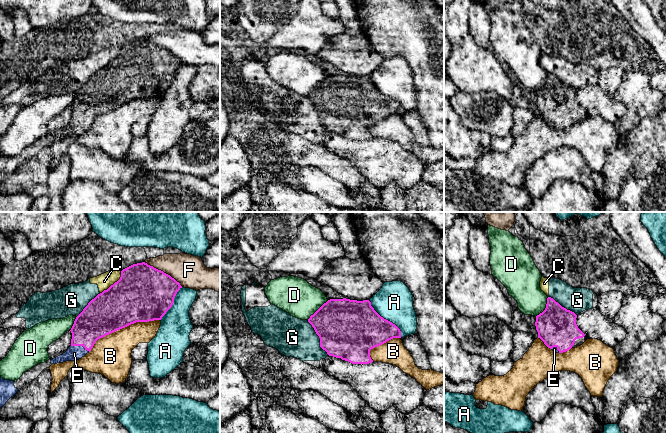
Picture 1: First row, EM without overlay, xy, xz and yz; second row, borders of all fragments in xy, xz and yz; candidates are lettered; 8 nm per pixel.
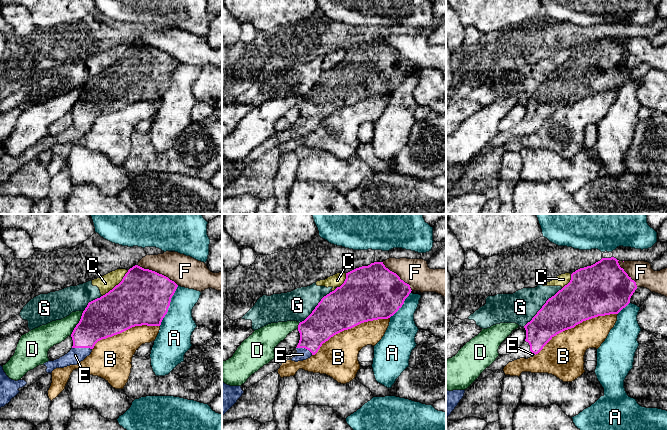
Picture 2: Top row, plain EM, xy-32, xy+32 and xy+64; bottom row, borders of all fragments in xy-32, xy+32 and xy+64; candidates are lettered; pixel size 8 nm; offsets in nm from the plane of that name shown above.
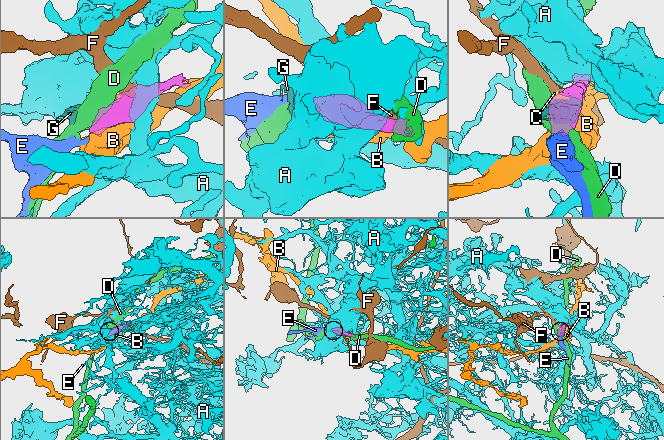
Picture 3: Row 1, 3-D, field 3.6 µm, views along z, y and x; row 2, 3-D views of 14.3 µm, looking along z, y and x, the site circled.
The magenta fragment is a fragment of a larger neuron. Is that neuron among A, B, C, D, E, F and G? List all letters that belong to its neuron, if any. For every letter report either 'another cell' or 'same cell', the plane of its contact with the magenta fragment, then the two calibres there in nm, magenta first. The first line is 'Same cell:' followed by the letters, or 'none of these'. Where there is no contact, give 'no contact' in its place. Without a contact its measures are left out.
Same cell: E
A: another cell; contact in xz; calibres 400 and 300 nm
B: another cell; contact in xy; calibres 380 and 320 nm
C: another cell; contact in xy; calibres 460 and 120 nm
D: another cell; contact in xz; calibres 440 and 300 nm
E: same cell; contact in xy; calibres 280 and 120 nm
F: another cell; contact in xy; calibres 460 and 260 nm
G: another cell; contact in xz; calibres 480 and 320 nm

